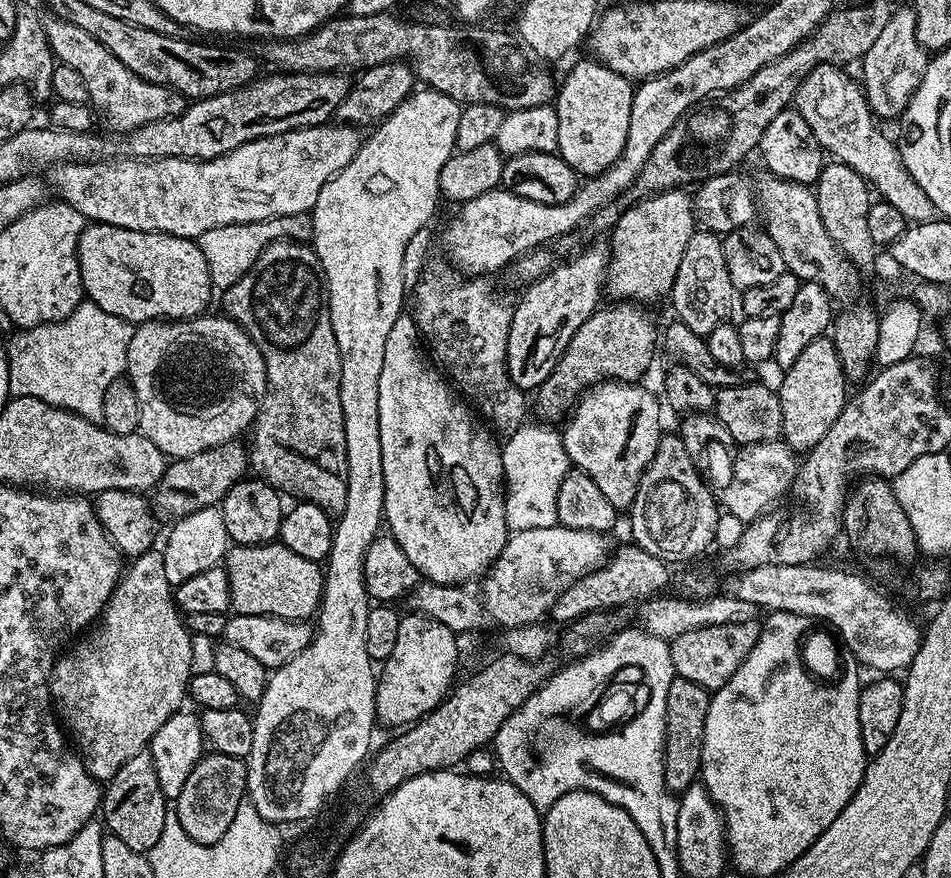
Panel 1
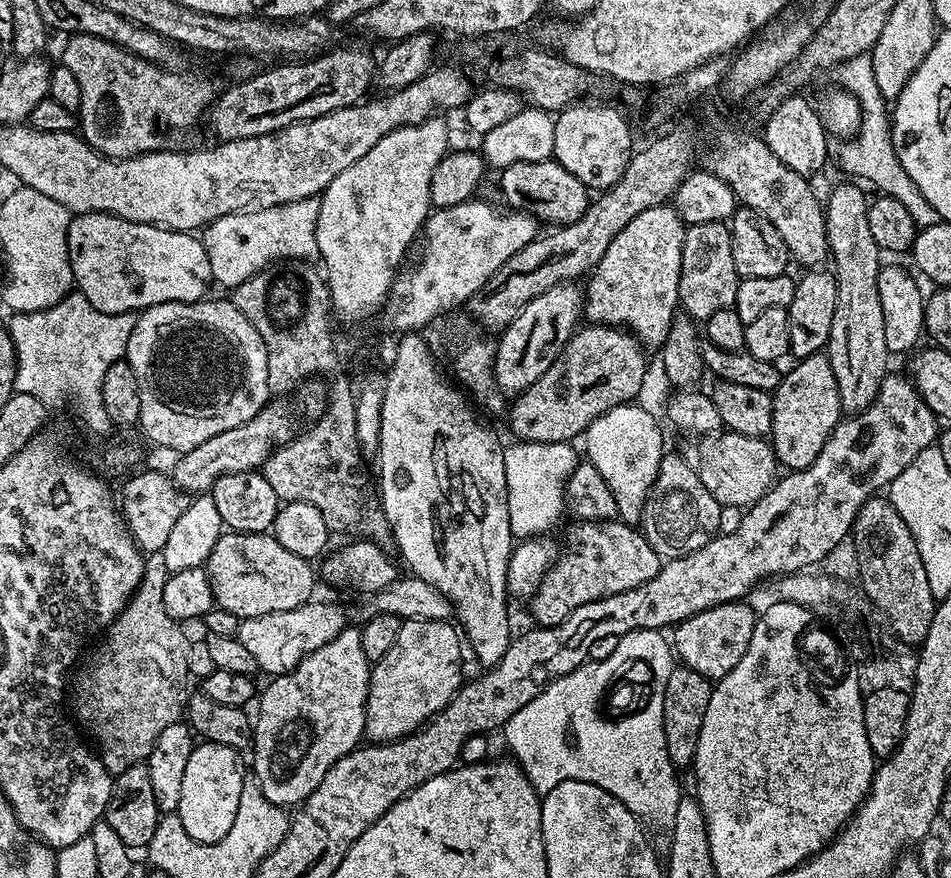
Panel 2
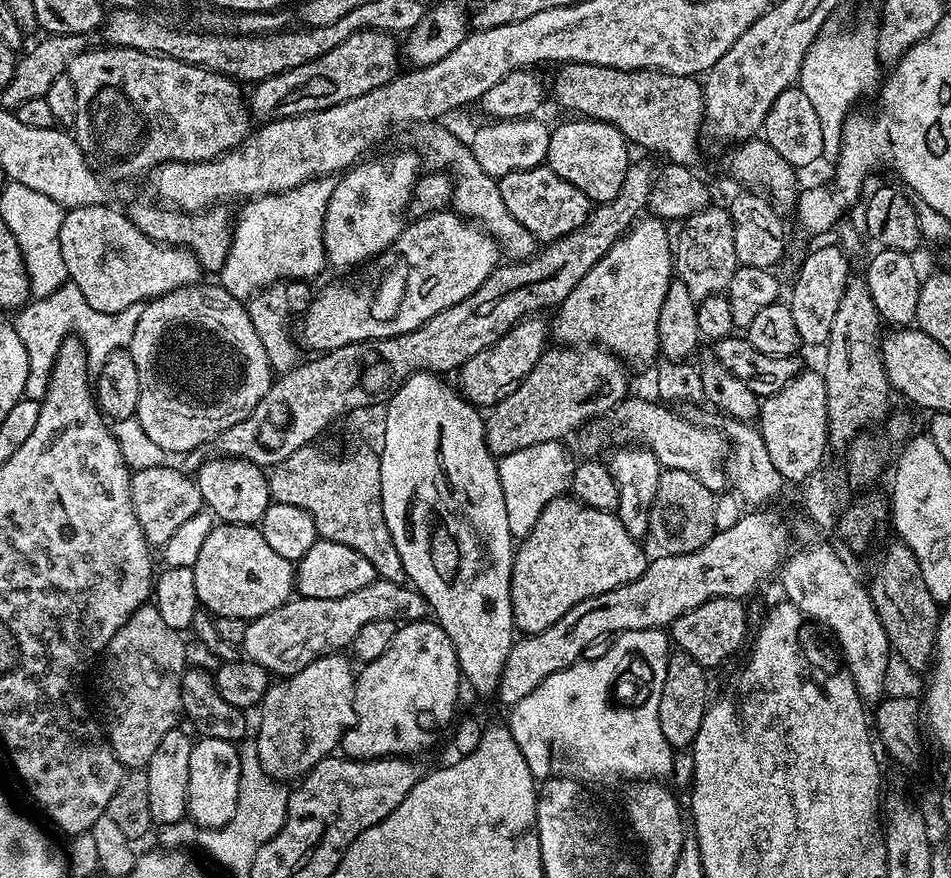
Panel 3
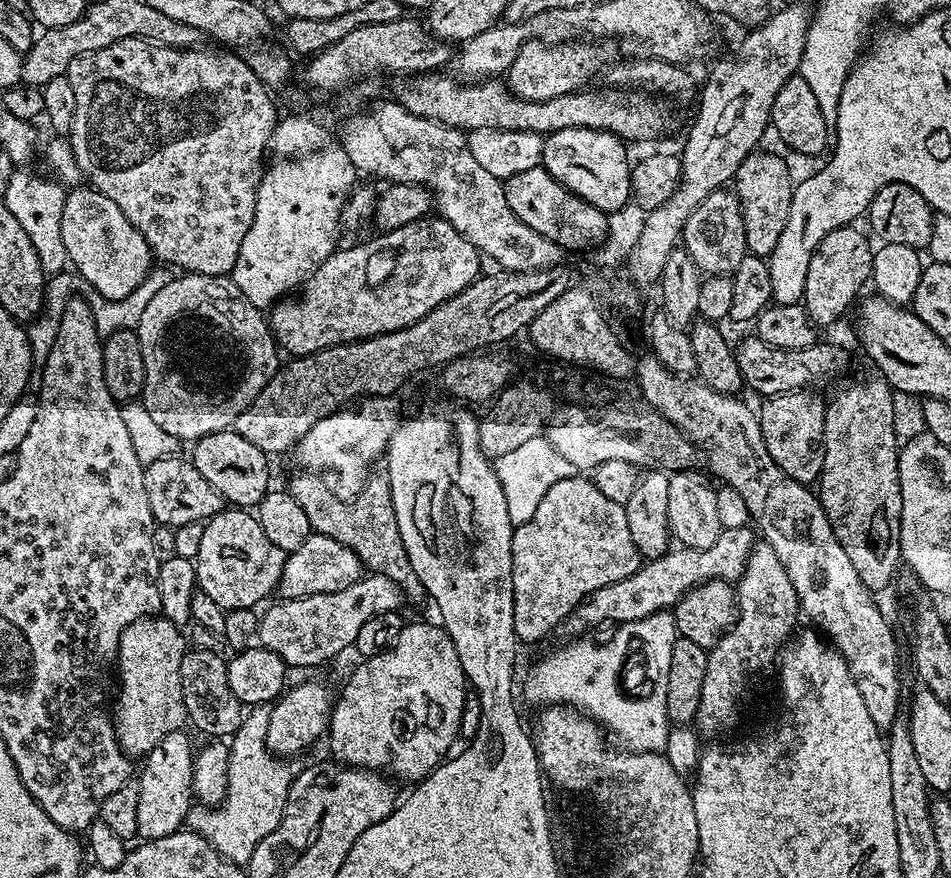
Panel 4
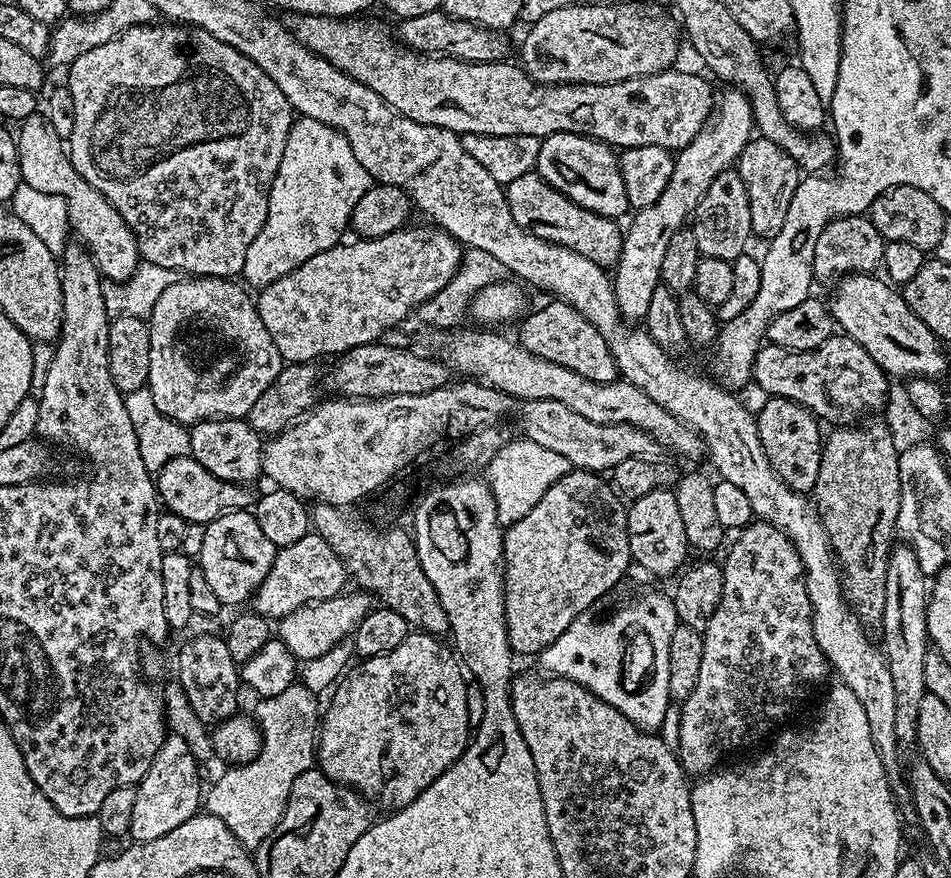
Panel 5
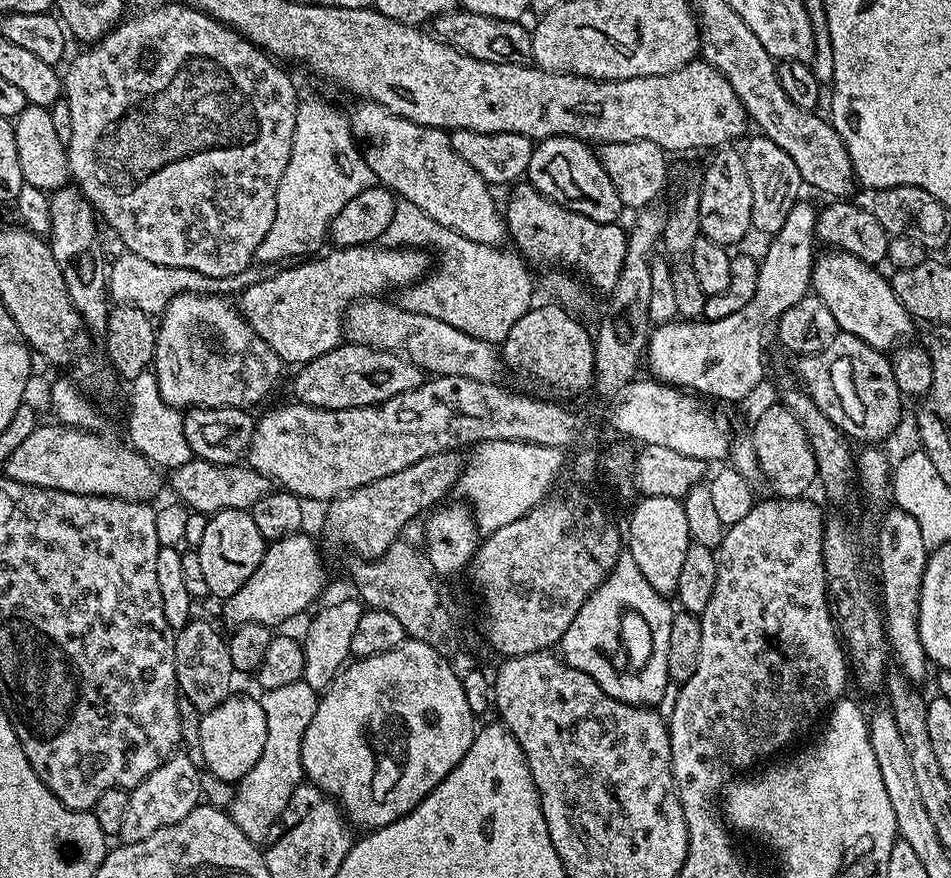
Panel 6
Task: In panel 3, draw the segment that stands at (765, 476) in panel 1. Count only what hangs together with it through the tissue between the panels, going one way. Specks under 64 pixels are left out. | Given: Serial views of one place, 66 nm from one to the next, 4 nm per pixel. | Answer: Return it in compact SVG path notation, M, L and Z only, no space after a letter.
M634 396L617 404L607 418L597 418L583 426L584 448L588 451L585 453L600 454L604 444L611 440L635 442L656 455L661 469L686 470L686 474L694 474L694 478L698 478L706 490L723 493L726 488L726 461L730 455L730 444L725 433L703 428L700 424L691 424L686 417L676 412L667 412L664 409L667 407L655 399L643 400L640 396Z

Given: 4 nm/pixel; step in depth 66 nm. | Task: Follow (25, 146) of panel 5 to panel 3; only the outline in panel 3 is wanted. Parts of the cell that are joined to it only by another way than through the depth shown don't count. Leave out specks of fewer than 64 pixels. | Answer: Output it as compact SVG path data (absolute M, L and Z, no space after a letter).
M105 202L67 209L60 235L69 281L86 294L86 302L94 310L126 310L126 306L144 304L201 279L202 269L195 252L151 240L134 226L131 215L123 216L110 205Z

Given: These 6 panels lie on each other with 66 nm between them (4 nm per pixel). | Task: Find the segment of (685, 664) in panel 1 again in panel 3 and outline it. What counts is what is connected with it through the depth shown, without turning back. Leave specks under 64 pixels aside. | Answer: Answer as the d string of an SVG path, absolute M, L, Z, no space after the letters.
M723 596L708 600L702 606L694 606L682 614L670 626L670 640L679 651L690 654L706 670L713 670L724 664L749 639L748 612L744 609L745 601L734 596Z

